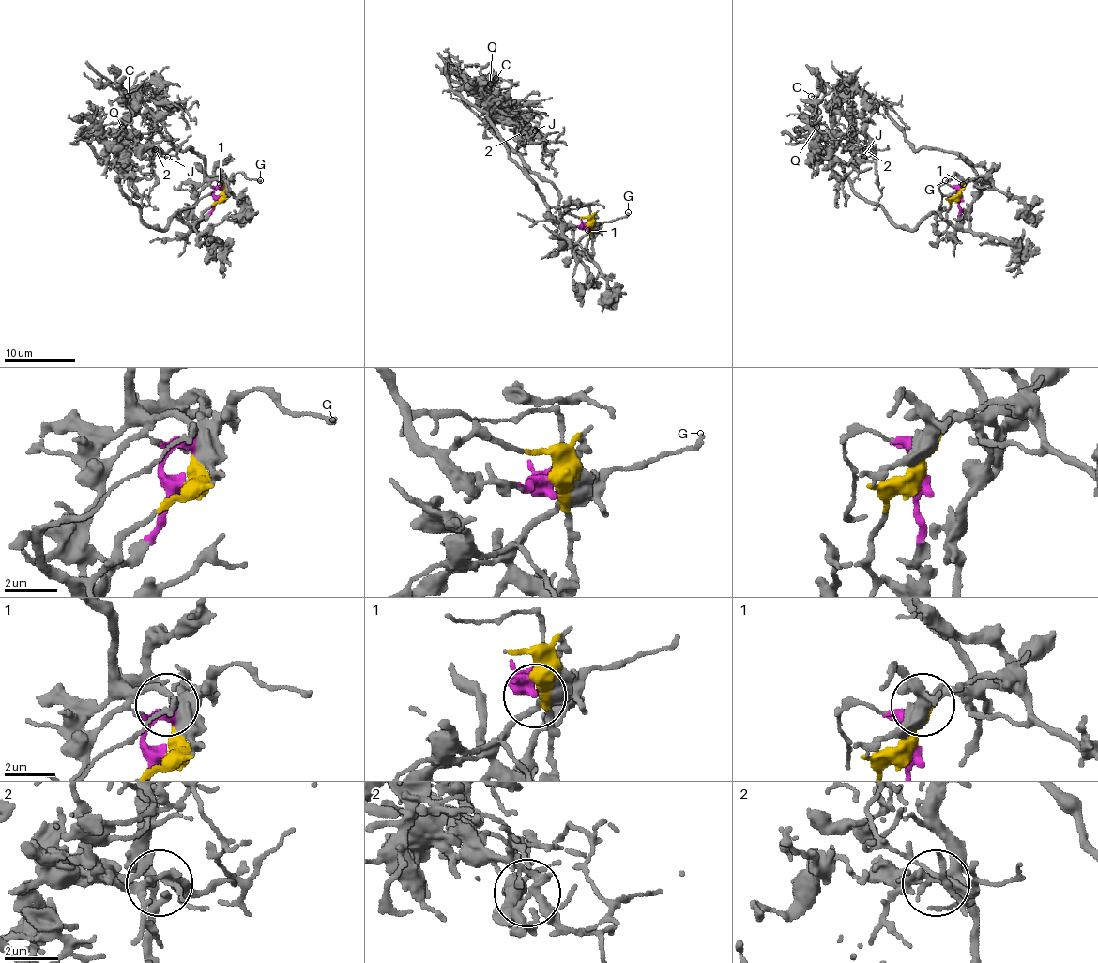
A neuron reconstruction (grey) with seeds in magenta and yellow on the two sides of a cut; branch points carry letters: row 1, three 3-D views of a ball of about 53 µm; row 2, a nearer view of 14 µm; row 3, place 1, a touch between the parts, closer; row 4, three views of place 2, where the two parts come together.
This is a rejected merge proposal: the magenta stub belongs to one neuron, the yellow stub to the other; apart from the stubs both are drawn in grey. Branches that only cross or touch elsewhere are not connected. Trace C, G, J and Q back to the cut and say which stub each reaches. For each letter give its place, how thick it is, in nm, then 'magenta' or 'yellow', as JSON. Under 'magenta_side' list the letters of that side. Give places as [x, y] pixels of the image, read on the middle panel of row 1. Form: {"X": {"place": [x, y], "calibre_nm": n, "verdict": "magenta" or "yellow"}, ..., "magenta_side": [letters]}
{"C": {"place": [495, 78], "calibre_nm": 140, "verdict": "magenta"}, "G": {"place": [628, 212], "calibre_nm": 180, "verdict": "magenta"}, "J": {"place": [535, 130], "calibre_nm": 140, "verdict": "yellow"}, "Q": {"place": [490, 84], "calibre_nm": 100, "verdict": "yellow"}, "magenta_side": ["C", "G"]}

